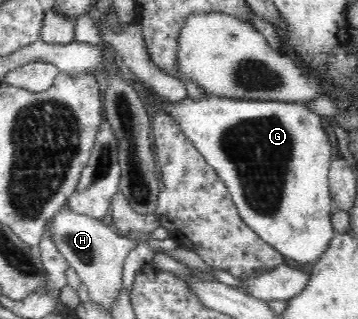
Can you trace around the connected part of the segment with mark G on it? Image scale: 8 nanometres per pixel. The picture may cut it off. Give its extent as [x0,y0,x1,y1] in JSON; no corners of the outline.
[133,79,337,263]

